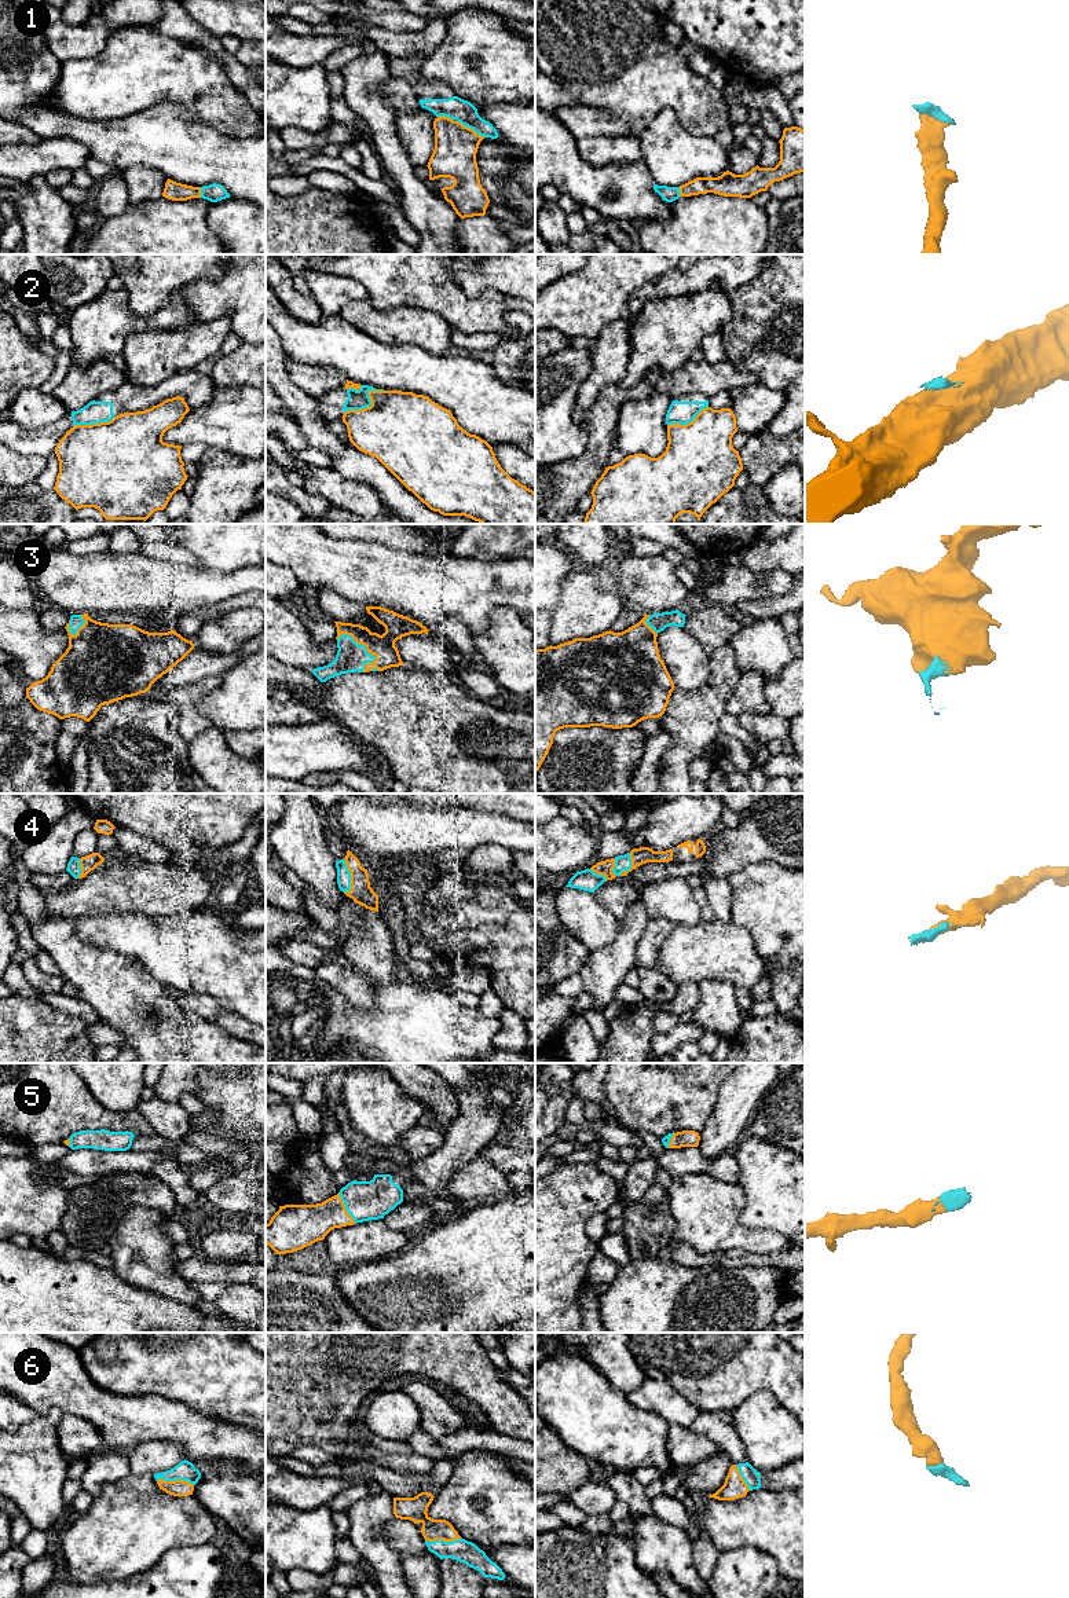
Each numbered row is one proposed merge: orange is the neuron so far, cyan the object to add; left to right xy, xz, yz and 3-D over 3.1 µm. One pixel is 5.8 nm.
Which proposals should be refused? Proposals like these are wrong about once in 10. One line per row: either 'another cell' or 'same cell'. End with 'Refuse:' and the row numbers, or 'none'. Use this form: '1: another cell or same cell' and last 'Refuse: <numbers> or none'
1: same cell
2: another cell
3: same cell
4: same cell
5: same cell
6: same cell
Refuse: 2

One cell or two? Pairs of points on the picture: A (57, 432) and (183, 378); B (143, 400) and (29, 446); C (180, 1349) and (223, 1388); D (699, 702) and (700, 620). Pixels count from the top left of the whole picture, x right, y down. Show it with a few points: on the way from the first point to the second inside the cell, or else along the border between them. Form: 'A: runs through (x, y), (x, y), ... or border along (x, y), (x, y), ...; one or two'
A: runs through (88, 414), (119, 400), (152, 395); one
B: runs through (114, 402), (84, 417), (70, 418), (58, 429); one
C: runs through (191, 1359), (212, 1377); one
D: border along (729, 642), (720, 647), (710, 656); two

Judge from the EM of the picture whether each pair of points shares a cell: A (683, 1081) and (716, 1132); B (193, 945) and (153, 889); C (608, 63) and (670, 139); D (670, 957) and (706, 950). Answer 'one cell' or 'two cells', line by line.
A: two cells
B: two cells
C: two cells
D: one cell

